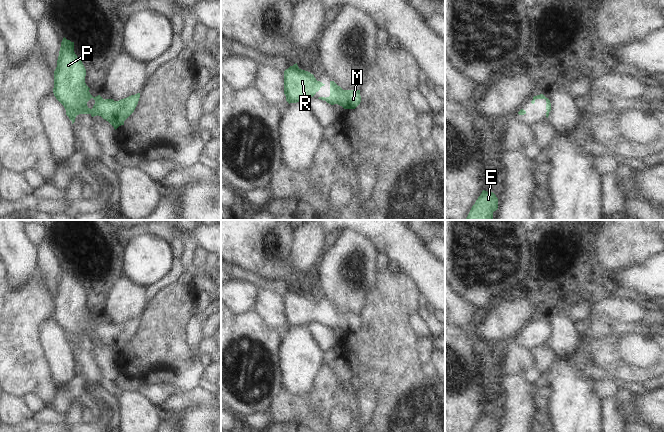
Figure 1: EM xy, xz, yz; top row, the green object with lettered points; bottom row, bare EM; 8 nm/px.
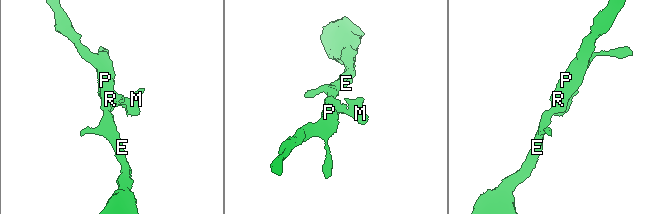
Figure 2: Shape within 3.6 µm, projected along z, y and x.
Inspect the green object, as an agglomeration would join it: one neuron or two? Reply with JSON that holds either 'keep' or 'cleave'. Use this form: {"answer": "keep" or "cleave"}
{"answer": "keep"}

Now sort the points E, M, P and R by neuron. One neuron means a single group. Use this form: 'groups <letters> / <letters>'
groups E M P R

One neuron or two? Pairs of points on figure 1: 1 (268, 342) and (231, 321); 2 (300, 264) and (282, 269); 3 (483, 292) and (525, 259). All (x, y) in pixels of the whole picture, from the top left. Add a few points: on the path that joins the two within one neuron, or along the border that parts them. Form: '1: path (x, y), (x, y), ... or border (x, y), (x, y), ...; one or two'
1: path (259, 338), (254, 338), (240, 330); one
2: border (293, 242), (292, 265), (301, 275); two
3: path (493, 282), (515, 260); one

